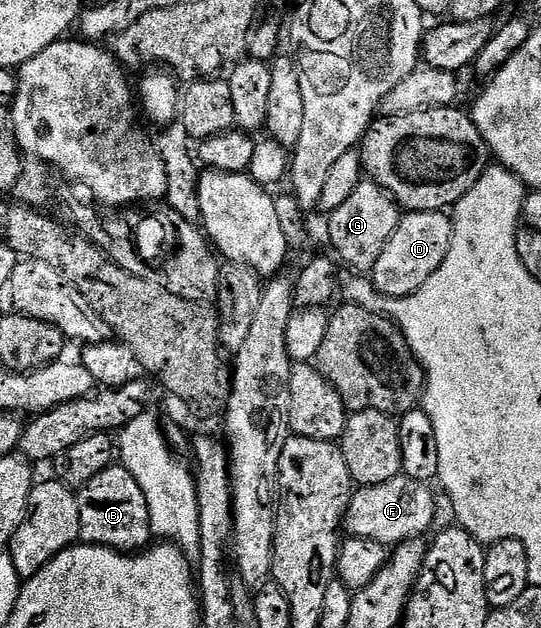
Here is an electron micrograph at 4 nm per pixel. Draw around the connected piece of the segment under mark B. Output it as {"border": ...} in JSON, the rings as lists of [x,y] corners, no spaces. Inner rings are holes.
{"border":[[[110,466],[98,478],[90,481],[85,488],[76,492],[78,502],[78,522],[80,523],[80,540],[86,544],[95,544],[98,548],[110,548],[117,554],[136,554],[147,549],[153,543],[147,503],[132,476],[121,466]]]}

